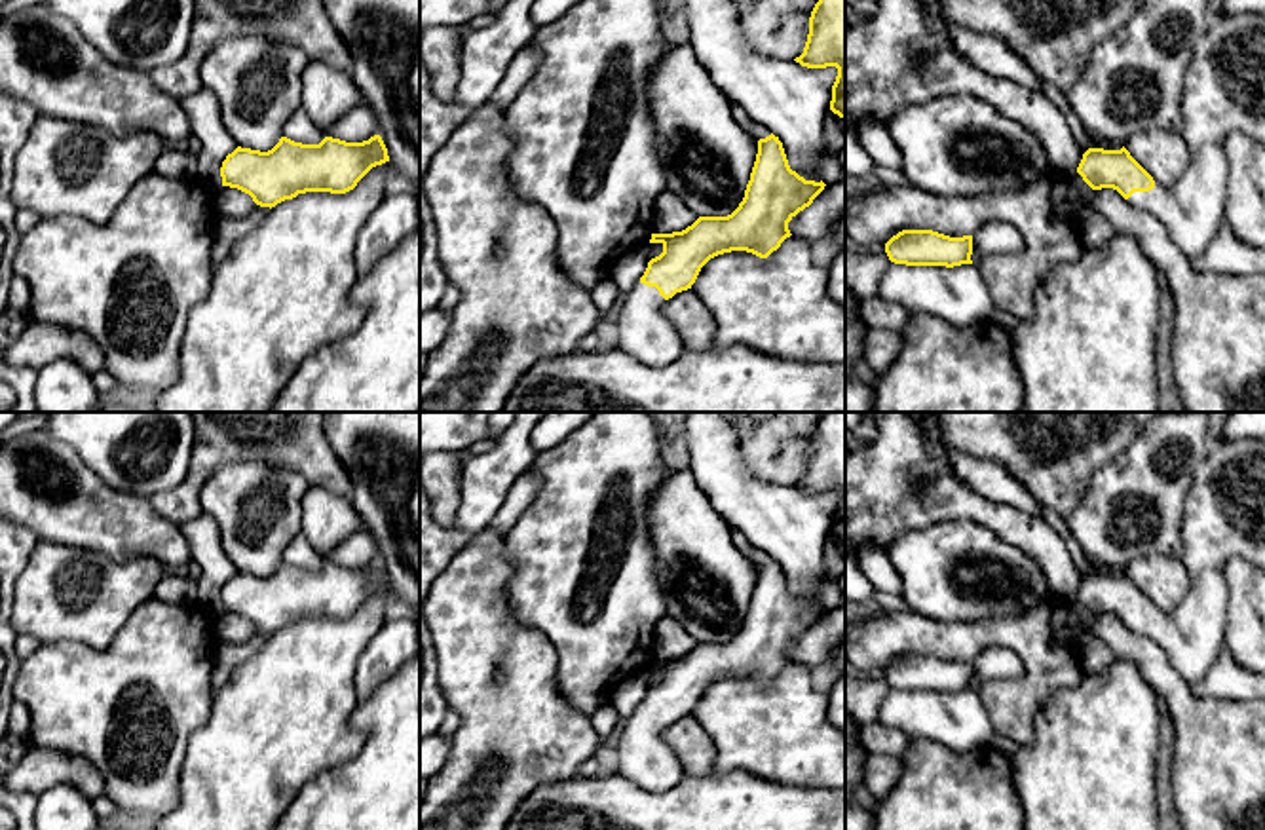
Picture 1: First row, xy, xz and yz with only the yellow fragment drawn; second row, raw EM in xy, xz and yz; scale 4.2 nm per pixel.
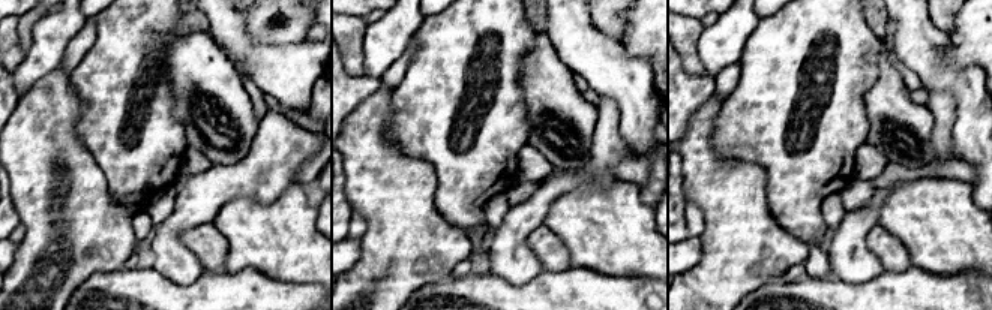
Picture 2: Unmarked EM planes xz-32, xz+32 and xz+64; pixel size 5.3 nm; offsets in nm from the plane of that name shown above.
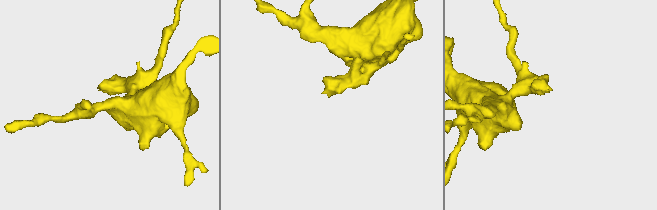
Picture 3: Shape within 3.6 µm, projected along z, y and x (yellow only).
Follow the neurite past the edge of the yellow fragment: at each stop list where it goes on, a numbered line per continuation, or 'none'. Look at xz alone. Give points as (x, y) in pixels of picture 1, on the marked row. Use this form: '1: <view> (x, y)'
1: xz (644, 333)

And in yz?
1: yz (1224, 90)

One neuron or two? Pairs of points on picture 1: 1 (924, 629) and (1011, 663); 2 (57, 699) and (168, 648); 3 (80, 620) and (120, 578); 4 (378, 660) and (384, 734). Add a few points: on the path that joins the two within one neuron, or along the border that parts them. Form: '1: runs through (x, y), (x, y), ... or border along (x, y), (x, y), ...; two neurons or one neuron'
1: border along (1019, 654), (1019, 677), (988, 679), (977, 690); two neurons
2: runs through (84, 699), (109, 696), (128, 677), (141, 675); one neuron
3: runs through (90, 610), (111, 587); one neuron
4: border along (399, 669), (359, 703); two neurons

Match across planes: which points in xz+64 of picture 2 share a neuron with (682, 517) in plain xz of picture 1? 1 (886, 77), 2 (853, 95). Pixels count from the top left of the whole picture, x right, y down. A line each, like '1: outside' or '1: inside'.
1: inside
2: outside

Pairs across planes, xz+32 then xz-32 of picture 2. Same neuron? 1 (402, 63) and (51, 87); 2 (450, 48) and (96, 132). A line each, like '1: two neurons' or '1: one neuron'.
1: two neurons
2: one neuron

